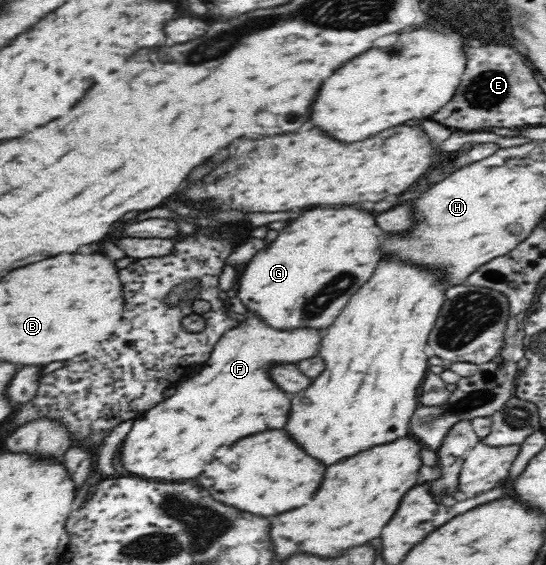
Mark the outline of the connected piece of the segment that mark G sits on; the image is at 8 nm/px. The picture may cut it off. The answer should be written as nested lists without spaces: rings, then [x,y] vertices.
[[[323,204],[305,210],[291,226],[283,228],[279,238],[261,250],[239,278],[238,296],[251,312],[257,312],[275,328],[329,326],[339,316],[351,294],[359,290],[373,274],[381,258],[383,232],[377,228],[375,214],[357,204]]]

